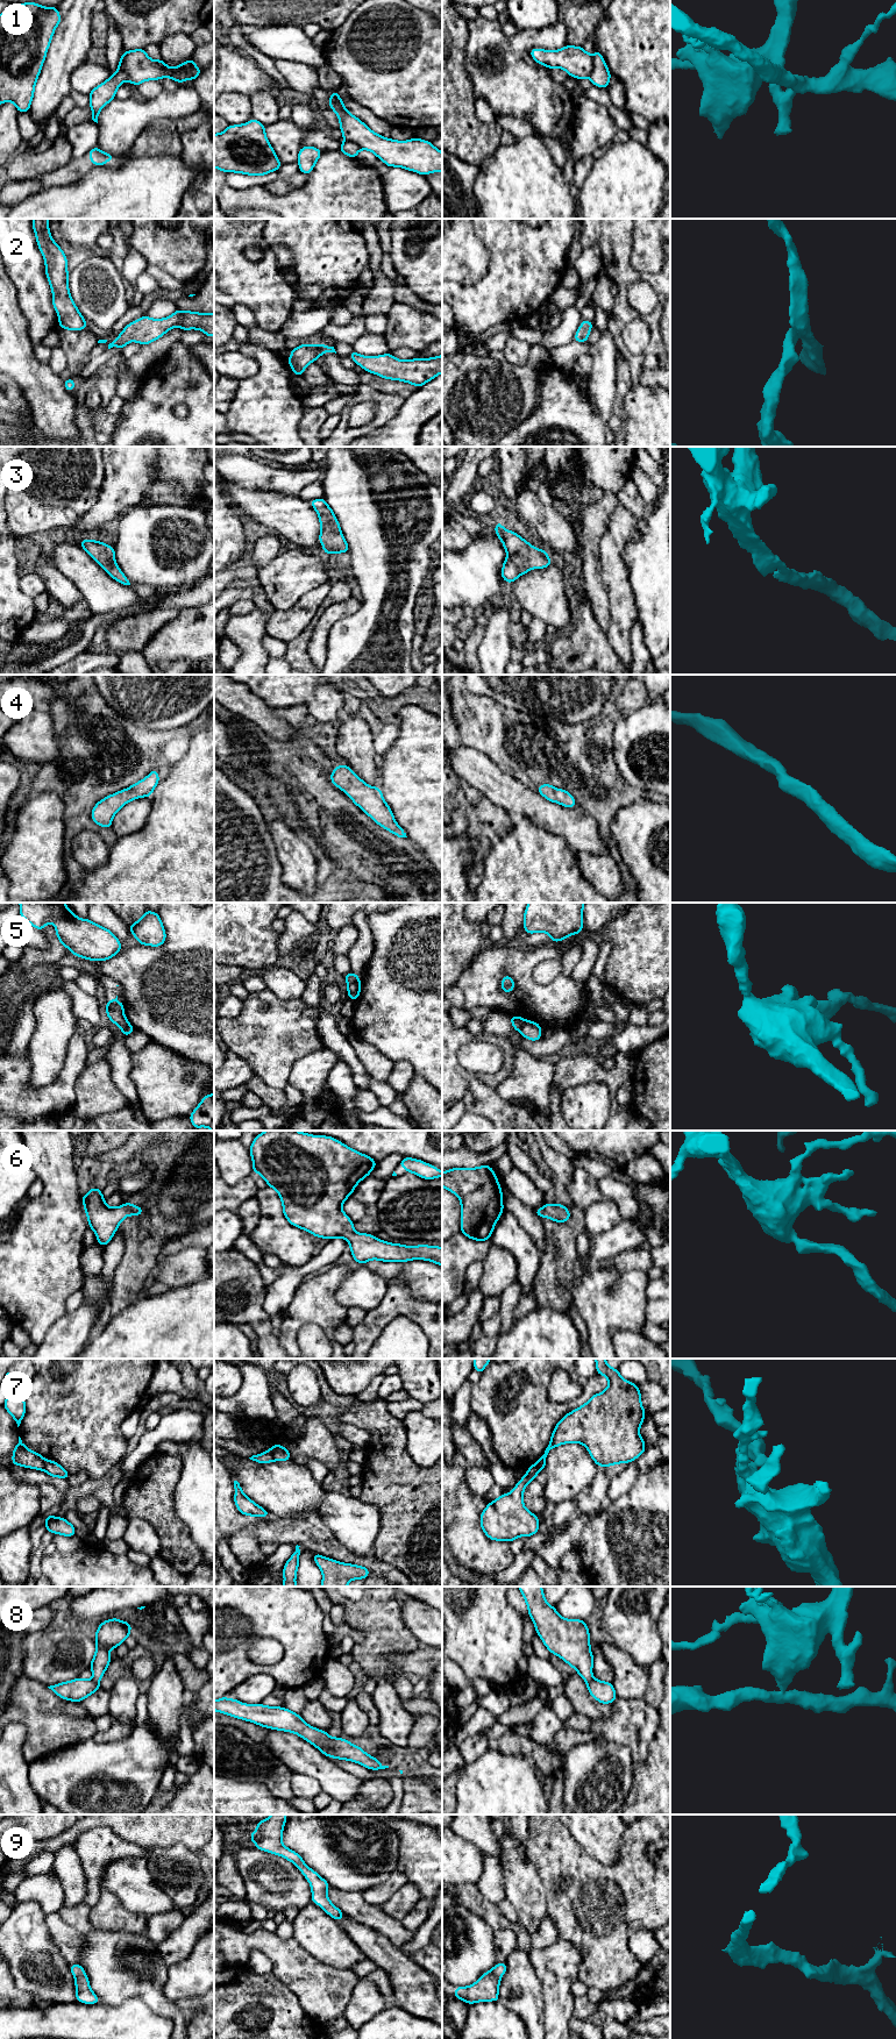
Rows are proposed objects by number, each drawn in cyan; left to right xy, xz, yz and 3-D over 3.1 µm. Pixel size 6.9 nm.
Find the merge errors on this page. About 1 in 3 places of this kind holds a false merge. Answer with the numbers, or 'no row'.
1, 5, 7, 8

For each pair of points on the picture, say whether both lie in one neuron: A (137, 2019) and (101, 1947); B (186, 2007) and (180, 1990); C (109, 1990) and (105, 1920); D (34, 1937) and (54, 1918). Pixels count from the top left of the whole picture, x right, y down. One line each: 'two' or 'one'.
A: two
B: two
C: two
D: two

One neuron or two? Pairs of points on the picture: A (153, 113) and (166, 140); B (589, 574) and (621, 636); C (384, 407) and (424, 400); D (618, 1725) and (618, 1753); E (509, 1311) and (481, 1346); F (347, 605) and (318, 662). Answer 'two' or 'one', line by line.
A: two
B: two
C: two
D: two
E: one
F: one

